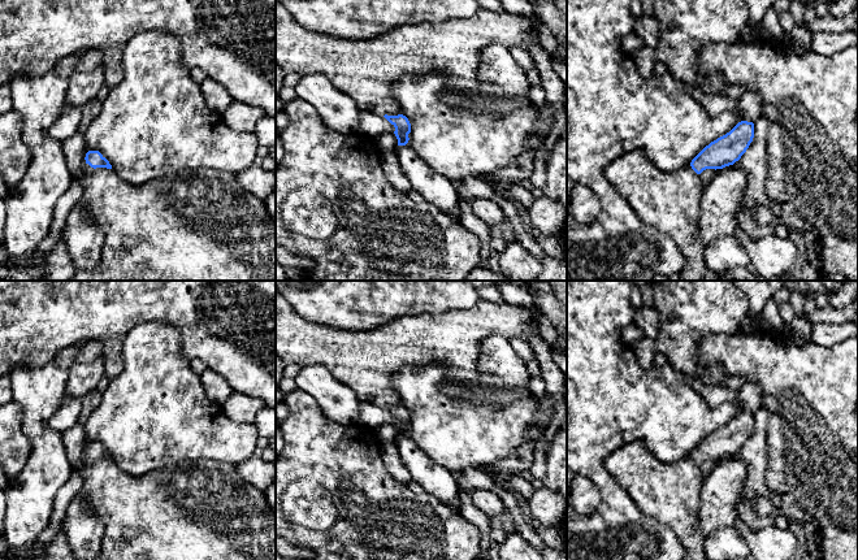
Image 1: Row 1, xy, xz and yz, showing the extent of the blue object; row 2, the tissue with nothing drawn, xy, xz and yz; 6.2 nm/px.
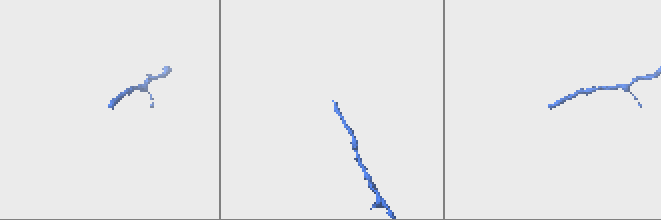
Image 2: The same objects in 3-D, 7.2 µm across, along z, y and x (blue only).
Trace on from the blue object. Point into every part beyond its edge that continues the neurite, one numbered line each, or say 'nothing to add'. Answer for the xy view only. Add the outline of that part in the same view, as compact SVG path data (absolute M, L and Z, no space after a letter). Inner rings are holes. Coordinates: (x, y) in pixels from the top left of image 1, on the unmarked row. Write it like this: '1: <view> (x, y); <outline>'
1: xy (204, 509); M88 457L79 466L73 468L72 474L78 474L83 479L82 491L78 495L86 504L84 512L99 517L105 525L103 560L276 560L276 512L268 504L264 491L248 485L238 474L235 465L204 459L134 477L124 473L112 460Z

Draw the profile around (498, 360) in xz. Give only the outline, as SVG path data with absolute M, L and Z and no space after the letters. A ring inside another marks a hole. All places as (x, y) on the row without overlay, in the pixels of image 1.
M490 335L481 342L477 373L502 383L502 390L529 386L532 375L525 363L514 351L510 340L500 335Z

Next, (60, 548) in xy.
M65 531L58 533L52 543L49 543L40 556L35 556L35 544L25 548L17 550L8 546L8 551L16 557L34 557L39 560L77 560L72 552L69 538Z

